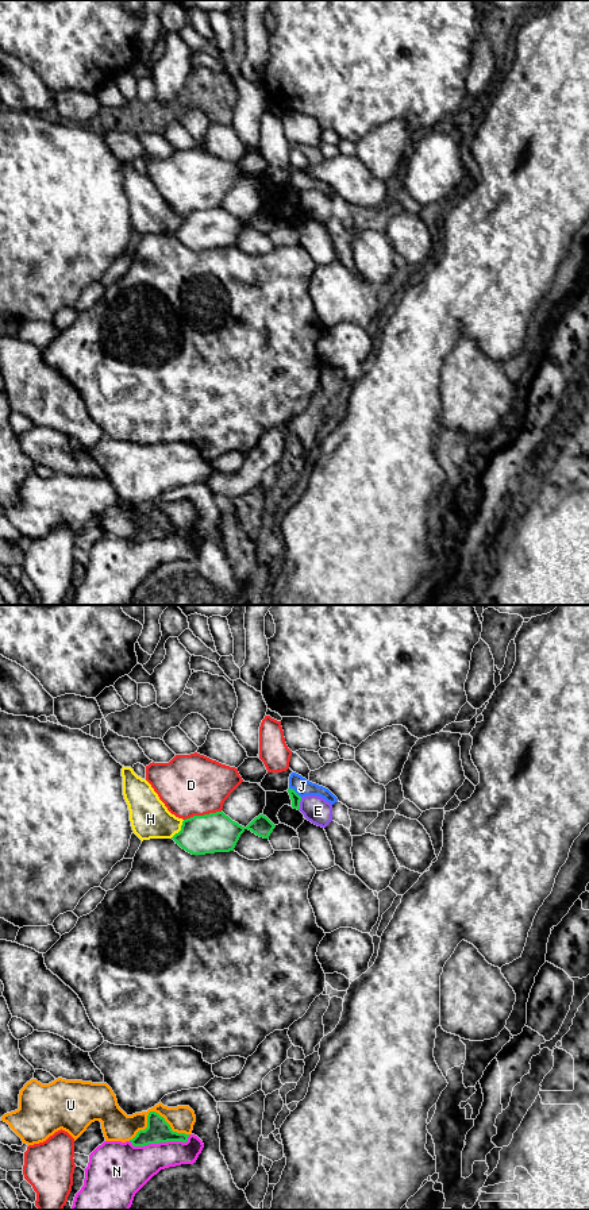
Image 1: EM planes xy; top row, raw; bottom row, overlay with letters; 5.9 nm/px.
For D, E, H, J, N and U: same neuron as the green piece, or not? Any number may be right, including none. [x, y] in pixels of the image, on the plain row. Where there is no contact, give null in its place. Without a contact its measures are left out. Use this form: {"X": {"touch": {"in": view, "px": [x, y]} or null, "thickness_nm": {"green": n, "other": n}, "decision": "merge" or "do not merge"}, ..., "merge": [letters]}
{"D": {"touch": {"in": "xy", "px": [201, 211]}, "thickness_nm": {"green": 240, "other": 360}, "decision": "do not merge"}, "E": {"touch": {"in": "xy", "px": [299, 199]}, "thickness_nm": {"green": 60, "other": 160}, "decision": "do not merge"}, "H": {"touch": {"in": "xy", "px": [181, 224]}, "thickness_nm": {"green": 240, "other": 240}, "decision": "do not merge"}, "J": {"touch": {"in": "xy", "px": [295, 187]}, "thickness_nm": {"green": 60, "other": 100}, "decision": "do not merge"}, "N": {"touch": {"in": "xy", "px": [160, 536]}, "thickness_nm": {"green": 140, "other": 280}, "decision": "do not merge"}, "U": {"touch": {"in": "xy", "px": [154, 507]}, "thickness_nm": {"green": 140, "other": 180}, "decision": "do not merge"}, "merge": []}

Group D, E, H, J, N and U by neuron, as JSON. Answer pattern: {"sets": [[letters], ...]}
{"sets": [["D"], ["E"], ["H"], ["J"], ["N"], ["U"]]}

